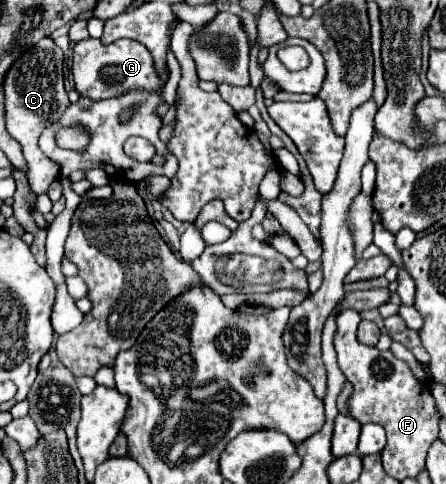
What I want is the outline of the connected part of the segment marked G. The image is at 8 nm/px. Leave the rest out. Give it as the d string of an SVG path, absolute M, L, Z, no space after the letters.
M85 39L75 43L71 71L73 71L77 93L93 101L121 97L123 93L129 93L133 89L153 91L163 87L163 79L157 73L157 67L153 65L153 57L149 49L145 49L145 45L133 39L119 39L111 45L103 45L99 39Z

